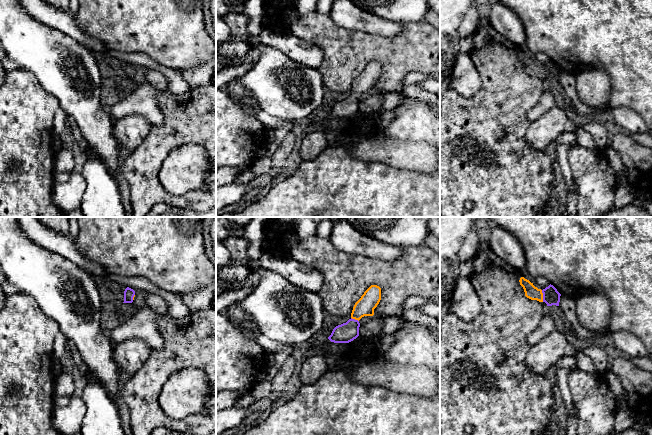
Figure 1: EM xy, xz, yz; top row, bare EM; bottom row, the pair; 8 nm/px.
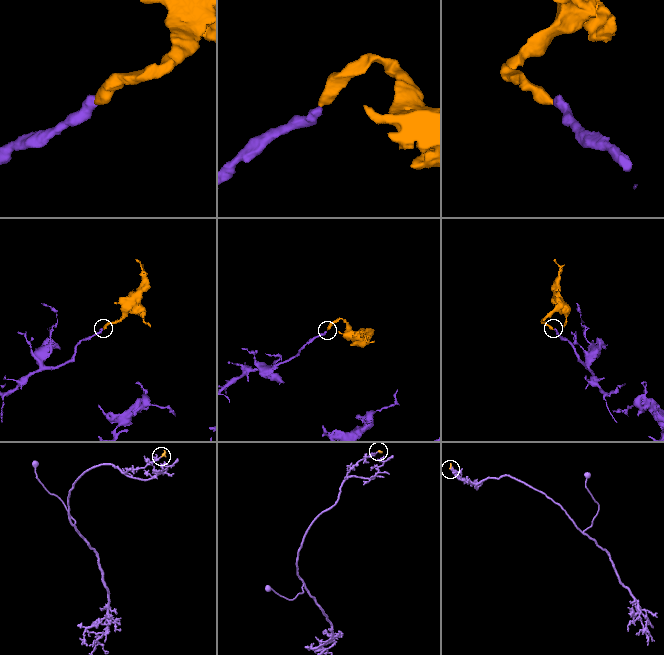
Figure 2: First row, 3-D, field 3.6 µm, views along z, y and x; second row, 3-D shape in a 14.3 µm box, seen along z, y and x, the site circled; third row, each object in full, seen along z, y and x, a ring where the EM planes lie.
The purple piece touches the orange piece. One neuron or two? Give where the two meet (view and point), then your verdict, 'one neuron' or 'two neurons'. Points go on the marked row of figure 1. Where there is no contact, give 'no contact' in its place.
contact yz (543, 296); one neuron

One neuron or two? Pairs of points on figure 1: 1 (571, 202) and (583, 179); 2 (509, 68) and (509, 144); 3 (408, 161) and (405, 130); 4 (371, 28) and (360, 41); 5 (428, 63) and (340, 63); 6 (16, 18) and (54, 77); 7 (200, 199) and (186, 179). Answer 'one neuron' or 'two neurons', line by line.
1: two neurons
2: one neuron
3: two neurons
4: two neurons
5: one neuron
6: one neuron
7: two neurons

